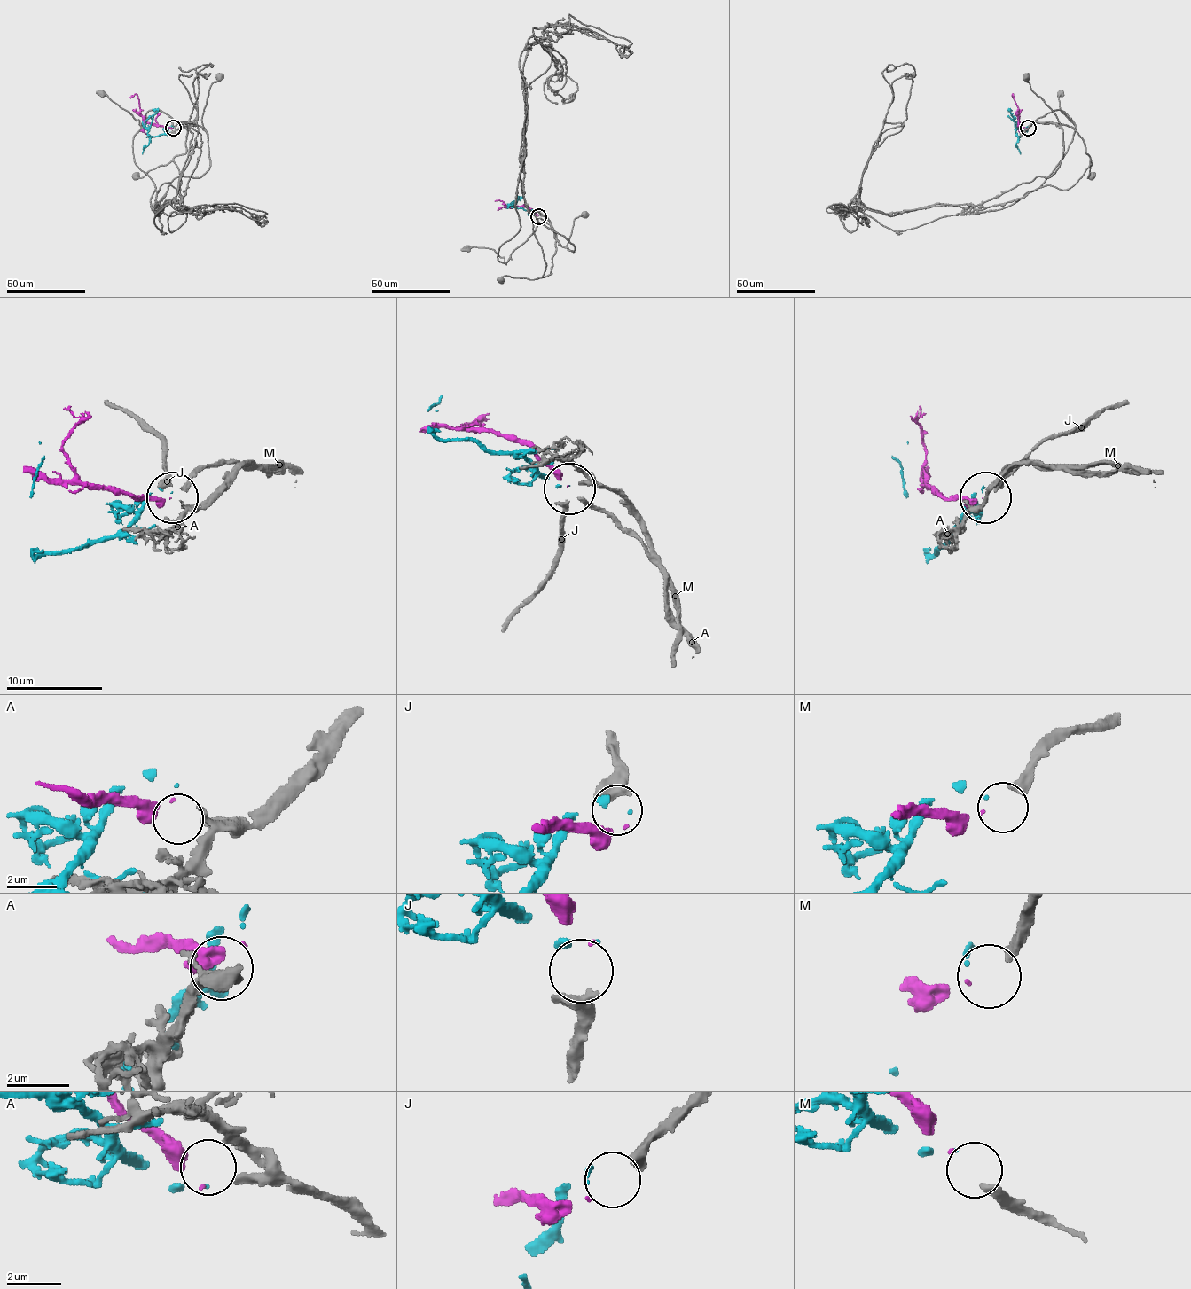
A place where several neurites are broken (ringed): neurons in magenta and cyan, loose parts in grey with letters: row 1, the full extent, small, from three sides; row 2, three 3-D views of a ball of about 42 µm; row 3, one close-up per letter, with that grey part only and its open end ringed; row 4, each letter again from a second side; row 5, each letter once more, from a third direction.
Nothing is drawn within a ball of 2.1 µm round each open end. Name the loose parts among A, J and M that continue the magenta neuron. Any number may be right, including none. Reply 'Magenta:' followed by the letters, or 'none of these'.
Magenta: M

